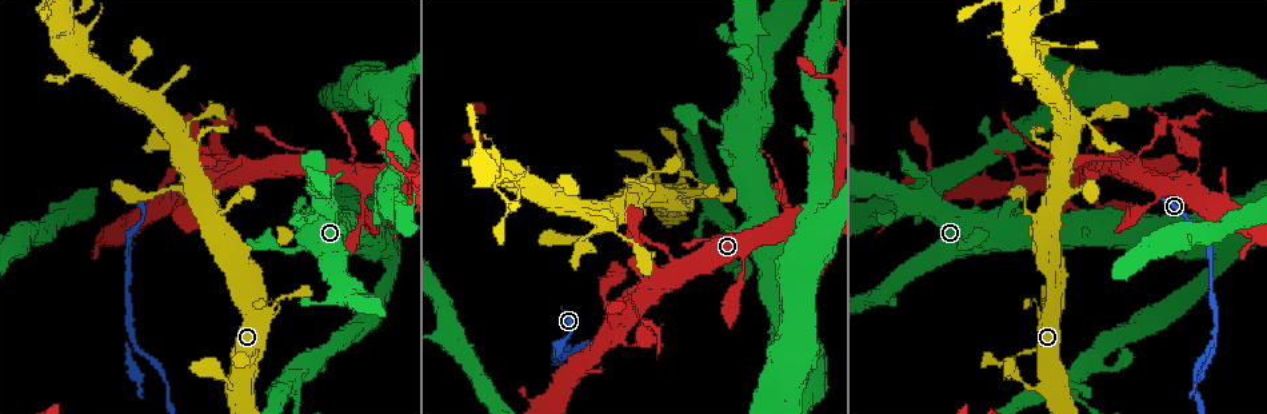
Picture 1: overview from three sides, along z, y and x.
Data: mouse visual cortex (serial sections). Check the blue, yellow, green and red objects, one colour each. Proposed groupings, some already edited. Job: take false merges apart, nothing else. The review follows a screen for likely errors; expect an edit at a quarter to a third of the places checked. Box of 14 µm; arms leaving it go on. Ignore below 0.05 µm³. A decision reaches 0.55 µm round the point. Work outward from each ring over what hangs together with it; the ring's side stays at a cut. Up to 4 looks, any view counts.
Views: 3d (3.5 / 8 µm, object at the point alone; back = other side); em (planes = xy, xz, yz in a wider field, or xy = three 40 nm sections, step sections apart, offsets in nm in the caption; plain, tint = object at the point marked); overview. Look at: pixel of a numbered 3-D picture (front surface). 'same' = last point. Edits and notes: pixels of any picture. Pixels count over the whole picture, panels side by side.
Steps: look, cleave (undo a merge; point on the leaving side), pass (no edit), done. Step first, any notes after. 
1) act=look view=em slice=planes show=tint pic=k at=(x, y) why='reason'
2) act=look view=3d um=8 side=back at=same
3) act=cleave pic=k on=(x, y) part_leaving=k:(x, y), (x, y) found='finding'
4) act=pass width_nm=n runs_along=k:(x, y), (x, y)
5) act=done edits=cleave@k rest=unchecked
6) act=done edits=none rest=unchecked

act=look view=3d um=3.5 pic=1 at=(1173, 129)

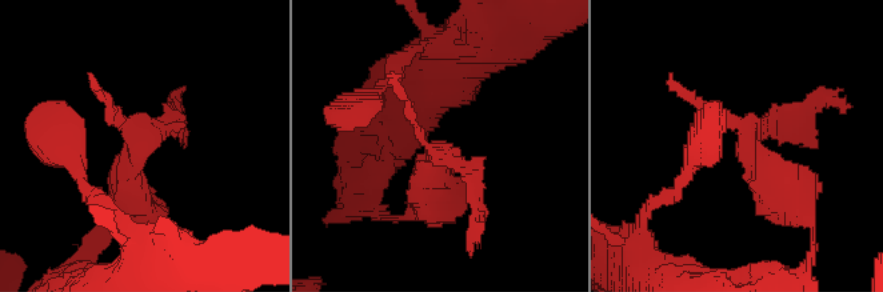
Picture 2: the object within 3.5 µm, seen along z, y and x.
act=look view=em slice=xy step=3 show=tint pic=2 at=(744, 145) why='now the EM'

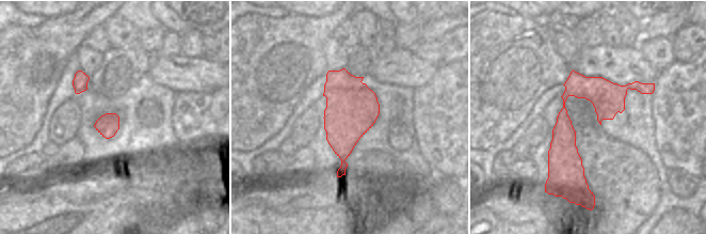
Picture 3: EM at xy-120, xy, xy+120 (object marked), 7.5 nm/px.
act=pass found='all the same cell'

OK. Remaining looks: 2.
act=look view=3d um=3.5 pic=1 at=(246, 160) why='calibre changes'

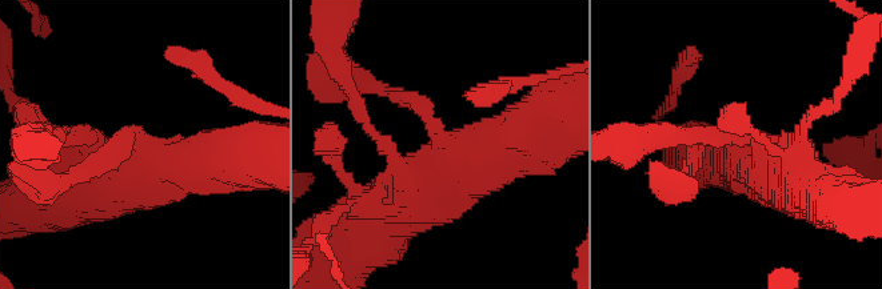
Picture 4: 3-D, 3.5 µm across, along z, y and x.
act=look view=em slice=planes show=tint pic=4 at=(437, 137) arm_widths_nm=250,600 why='shape alone is not enough'

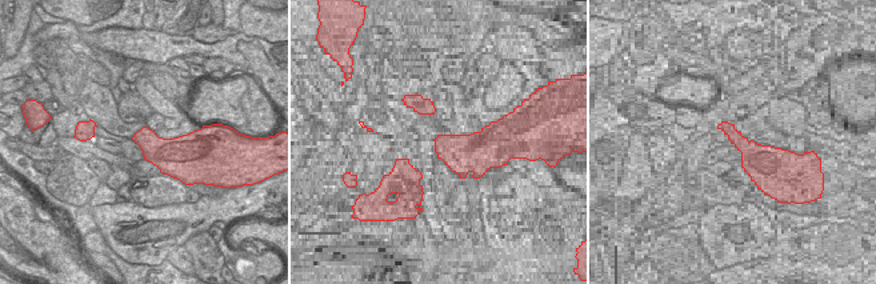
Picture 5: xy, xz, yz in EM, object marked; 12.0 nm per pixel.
act=pass found='one cell here'

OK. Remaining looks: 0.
act=done edits=none rest=unchecked

